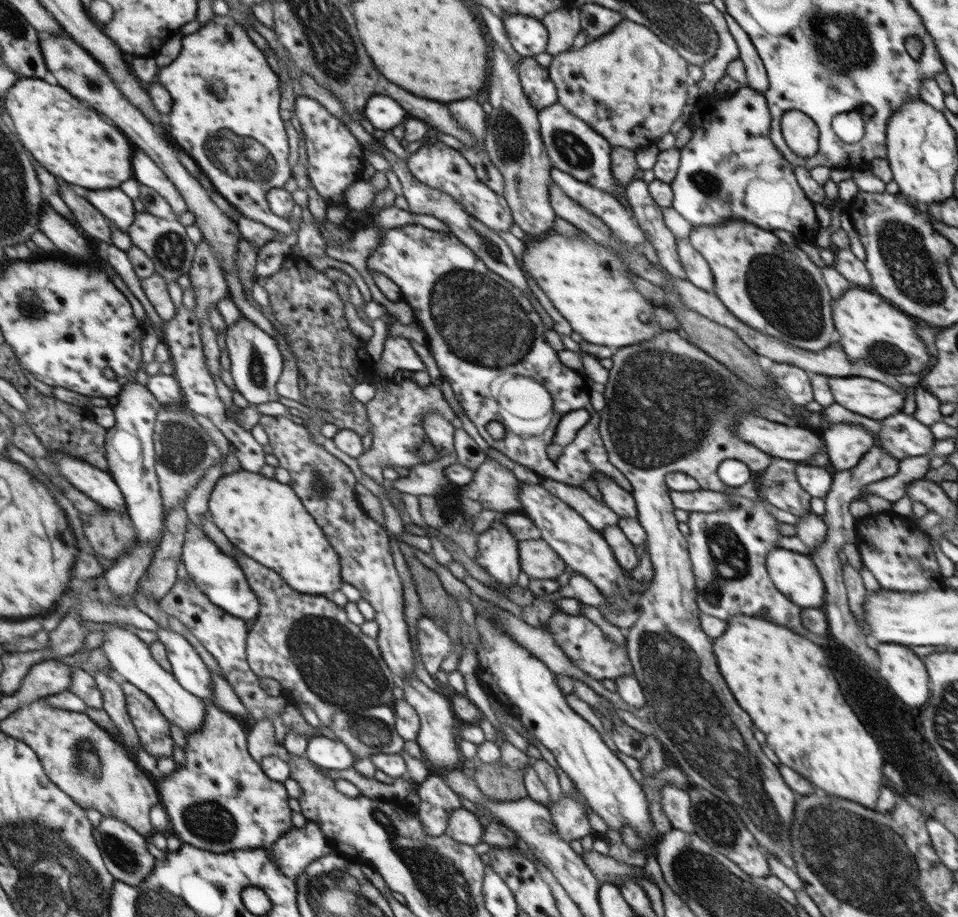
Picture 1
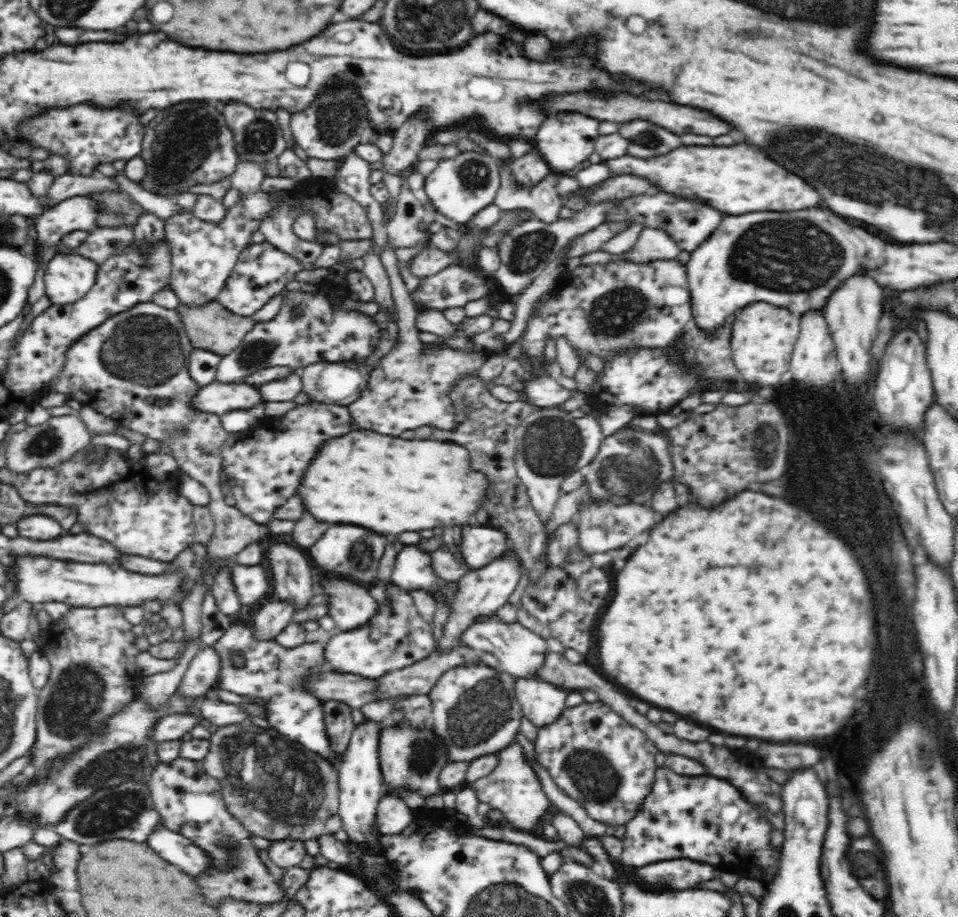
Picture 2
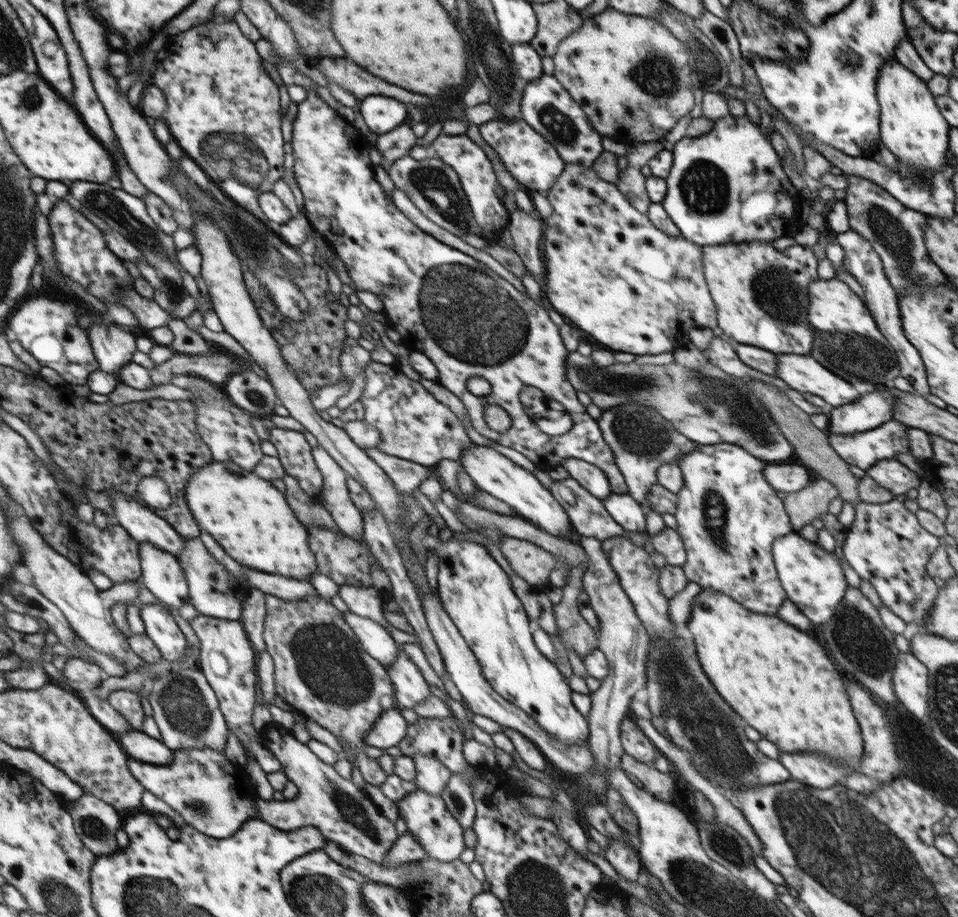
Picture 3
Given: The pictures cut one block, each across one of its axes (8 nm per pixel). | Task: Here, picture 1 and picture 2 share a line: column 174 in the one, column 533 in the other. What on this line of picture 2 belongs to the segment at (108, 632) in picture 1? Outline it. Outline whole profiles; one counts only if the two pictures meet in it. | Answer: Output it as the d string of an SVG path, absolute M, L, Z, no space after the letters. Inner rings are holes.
M538 676L515 680L515 694L523 717L536 728L553 721L564 710L568 690L556 687Z

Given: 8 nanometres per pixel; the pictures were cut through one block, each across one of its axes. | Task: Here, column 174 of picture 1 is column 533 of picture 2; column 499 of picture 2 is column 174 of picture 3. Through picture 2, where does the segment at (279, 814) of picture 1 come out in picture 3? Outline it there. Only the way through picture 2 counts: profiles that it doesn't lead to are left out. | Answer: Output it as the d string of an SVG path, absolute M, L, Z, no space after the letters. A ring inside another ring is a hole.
M212 748L174 751L174 762L164 766L128 758L131 772L144 788L174 809L187 826L212 838L228 838L237 833L254 816L256 792L250 780L236 780L240 768L230 764L226 754ZM246 802L246 804L242 804Z

